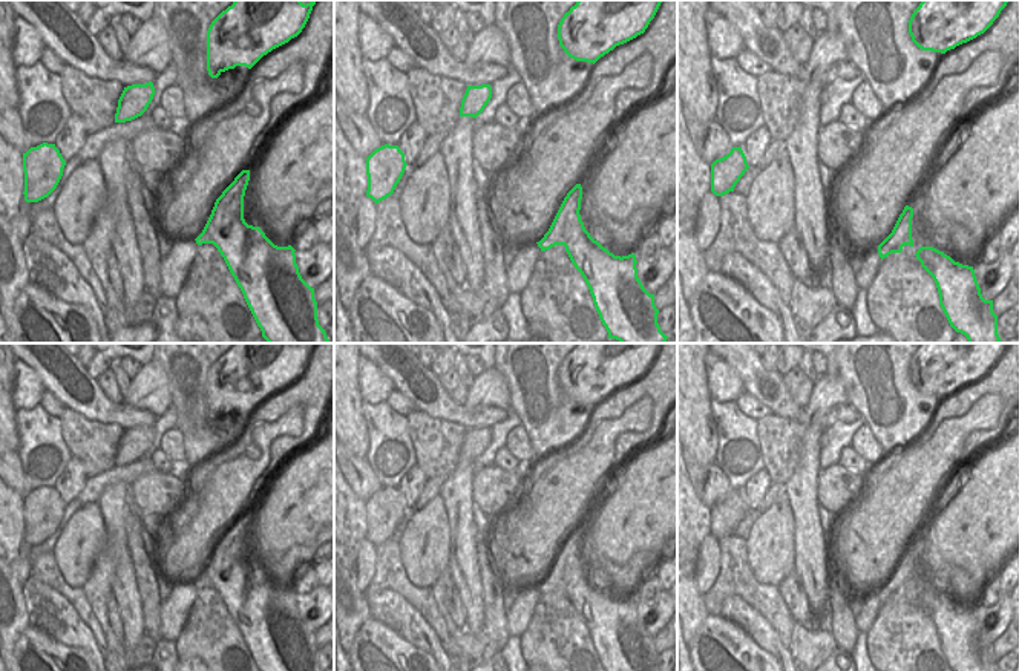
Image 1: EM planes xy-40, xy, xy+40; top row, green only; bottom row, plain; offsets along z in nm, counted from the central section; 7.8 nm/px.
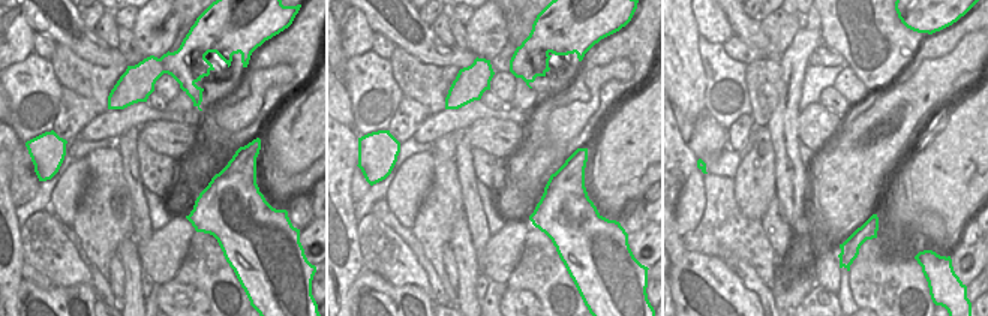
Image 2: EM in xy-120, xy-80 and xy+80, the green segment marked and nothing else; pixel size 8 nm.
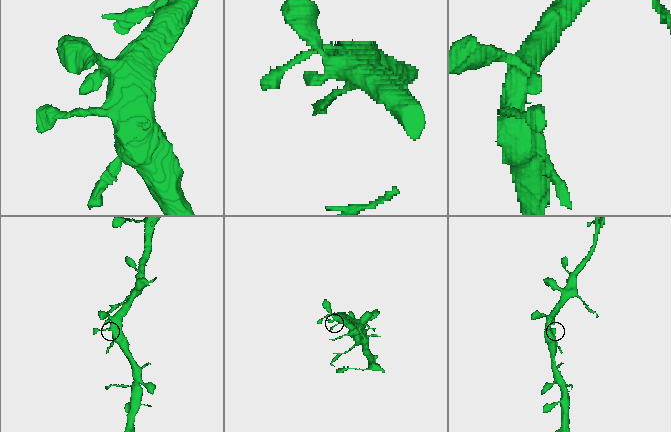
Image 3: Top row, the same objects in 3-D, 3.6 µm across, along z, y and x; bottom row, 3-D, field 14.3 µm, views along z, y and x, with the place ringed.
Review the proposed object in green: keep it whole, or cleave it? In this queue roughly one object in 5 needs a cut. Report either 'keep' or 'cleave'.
keep

